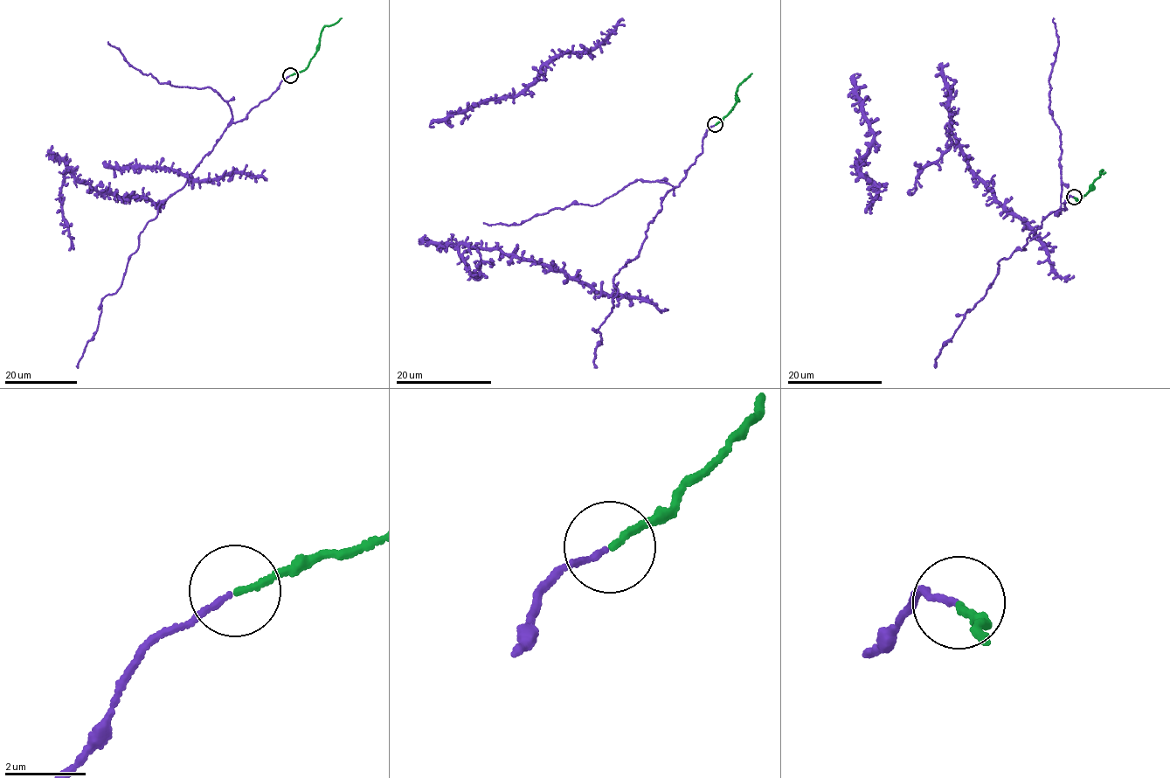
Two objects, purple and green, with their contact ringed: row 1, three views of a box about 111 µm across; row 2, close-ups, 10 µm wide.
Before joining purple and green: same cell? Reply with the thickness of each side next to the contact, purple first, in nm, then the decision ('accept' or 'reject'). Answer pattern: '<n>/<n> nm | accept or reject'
120/150 nm | reject

